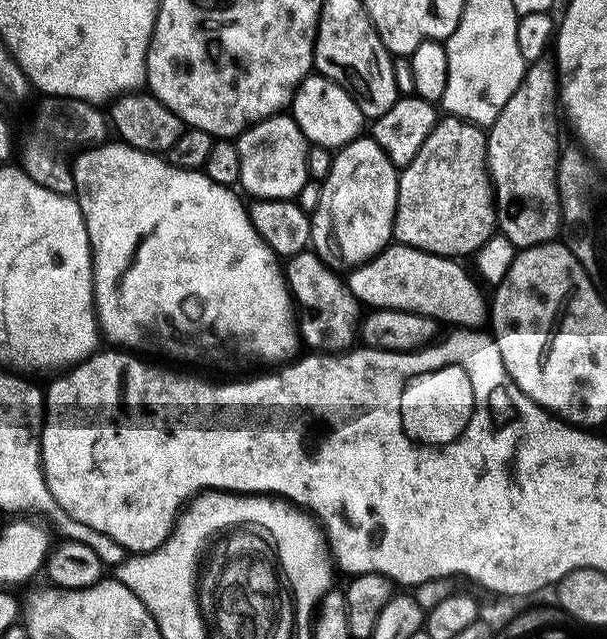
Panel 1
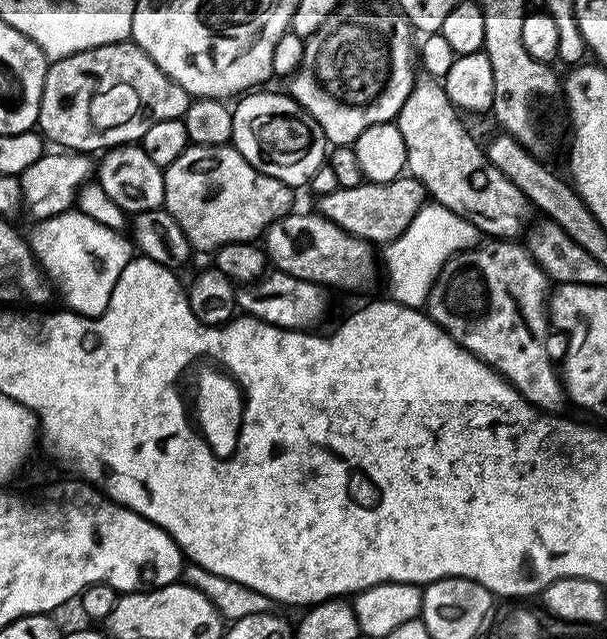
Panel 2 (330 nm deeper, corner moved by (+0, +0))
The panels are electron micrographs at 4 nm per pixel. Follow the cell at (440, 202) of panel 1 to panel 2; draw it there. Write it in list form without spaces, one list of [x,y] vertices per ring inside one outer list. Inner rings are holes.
[[[402,174],[397,180],[385,184],[365,182],[349,188],[336,188],[330,194],[319,197],[318,203],[319,215],[360,240],[366,240],[373,246],[383,246],[398,238],[398,234],[410,226],[414,214],[418,214],[420,207],[426,203],[426,193],[416,179]]]

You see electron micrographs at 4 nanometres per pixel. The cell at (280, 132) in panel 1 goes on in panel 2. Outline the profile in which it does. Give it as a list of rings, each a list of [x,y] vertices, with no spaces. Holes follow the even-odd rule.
[[[253,90],[237,99],[232,108],[234,130],[230,141],[238,149],[242,158],[262,174],[278,178],[293,190],[311,185],[314,174],[326,162],[330,152],[328,140],[324,137],[322,126],[293,96],[280,92]]]

